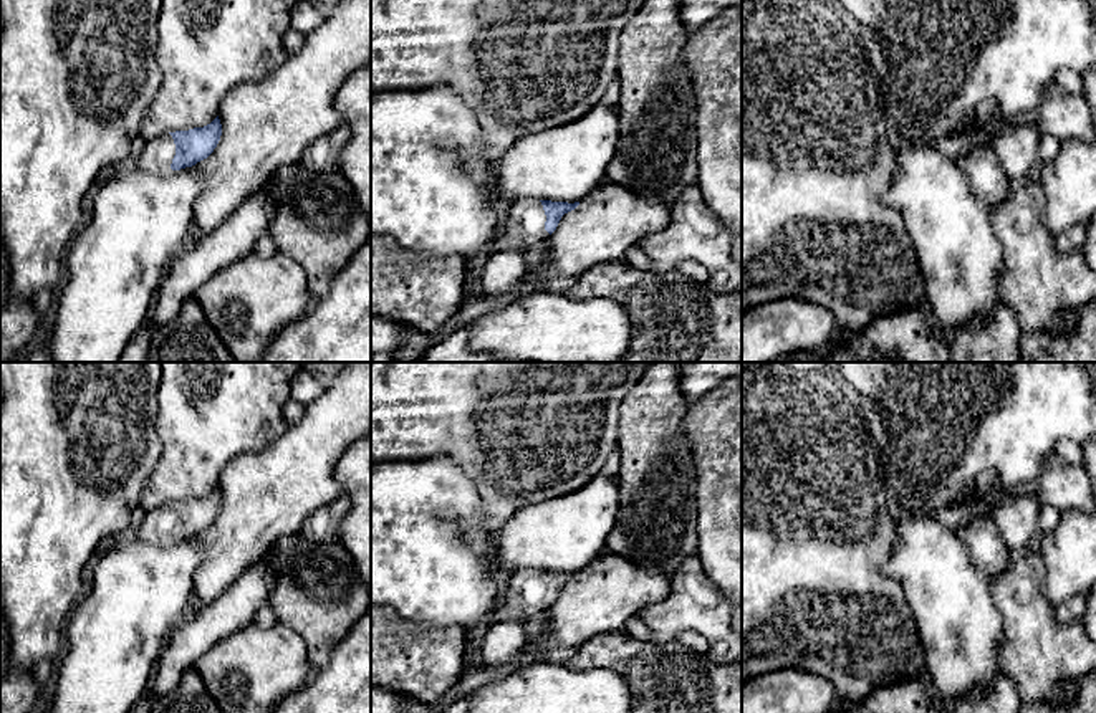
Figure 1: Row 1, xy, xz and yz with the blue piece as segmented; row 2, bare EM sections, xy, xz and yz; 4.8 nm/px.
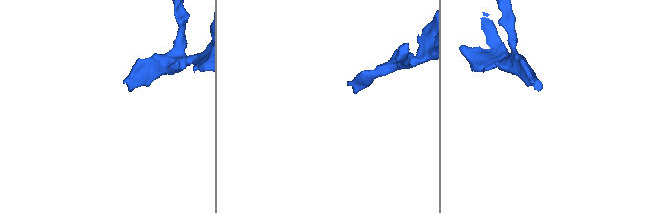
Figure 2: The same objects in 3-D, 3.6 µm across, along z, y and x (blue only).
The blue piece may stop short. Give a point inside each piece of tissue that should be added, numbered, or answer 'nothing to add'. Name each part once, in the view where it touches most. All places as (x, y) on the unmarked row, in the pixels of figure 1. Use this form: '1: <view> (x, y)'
1: xy (158, 525)

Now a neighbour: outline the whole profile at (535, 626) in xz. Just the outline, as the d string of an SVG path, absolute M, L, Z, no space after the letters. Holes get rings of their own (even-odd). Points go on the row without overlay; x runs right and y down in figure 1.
M548 609L522 619L522 625L528 637L530 645L545 645L550 625Z

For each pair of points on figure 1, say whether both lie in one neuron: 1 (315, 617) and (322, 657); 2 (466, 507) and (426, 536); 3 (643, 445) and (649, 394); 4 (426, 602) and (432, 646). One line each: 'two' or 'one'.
1: one
2: one
3: one
4: two

